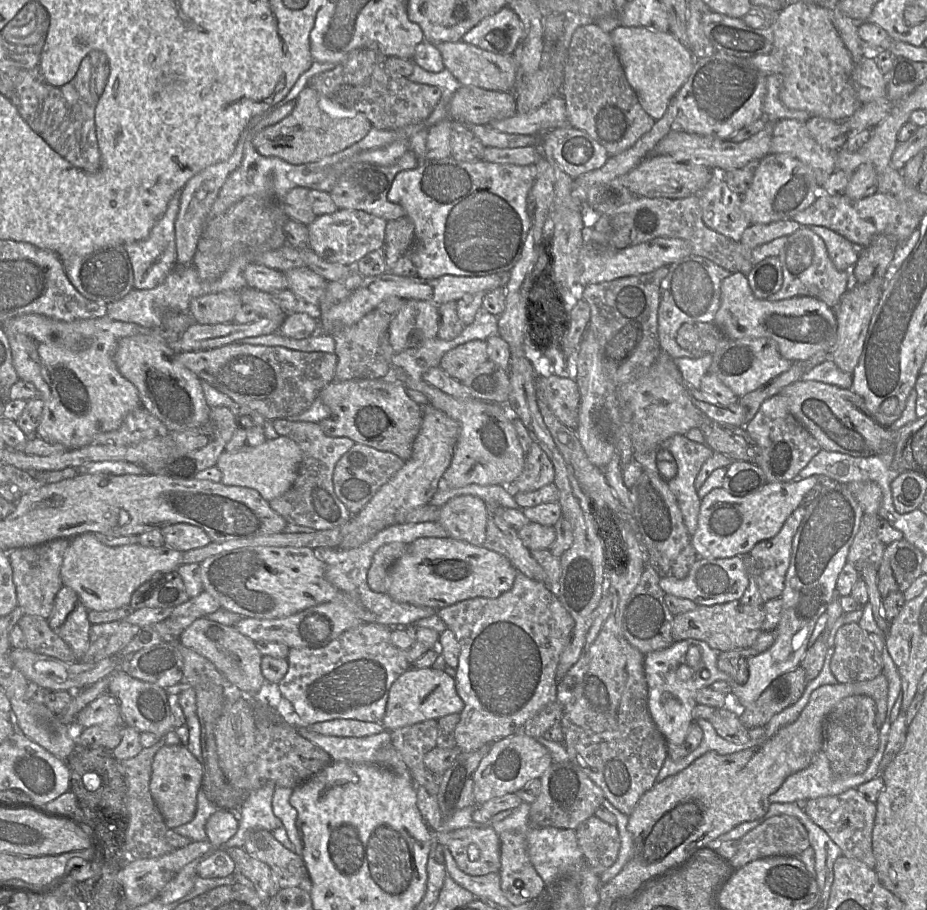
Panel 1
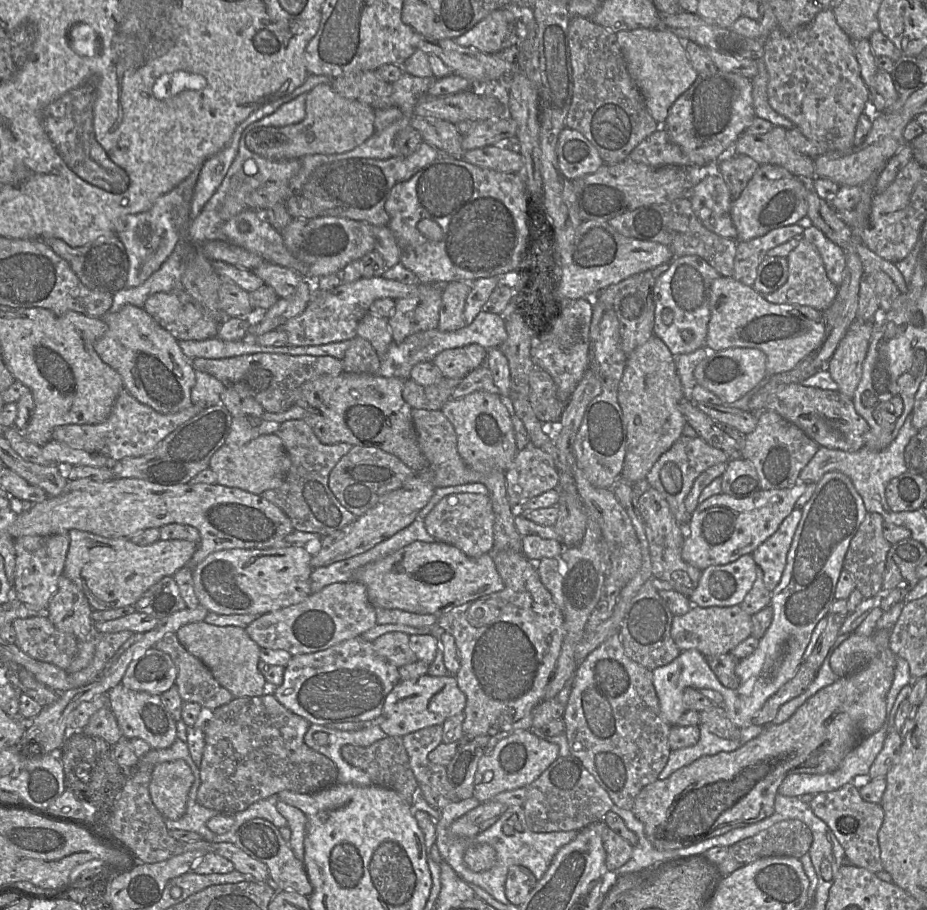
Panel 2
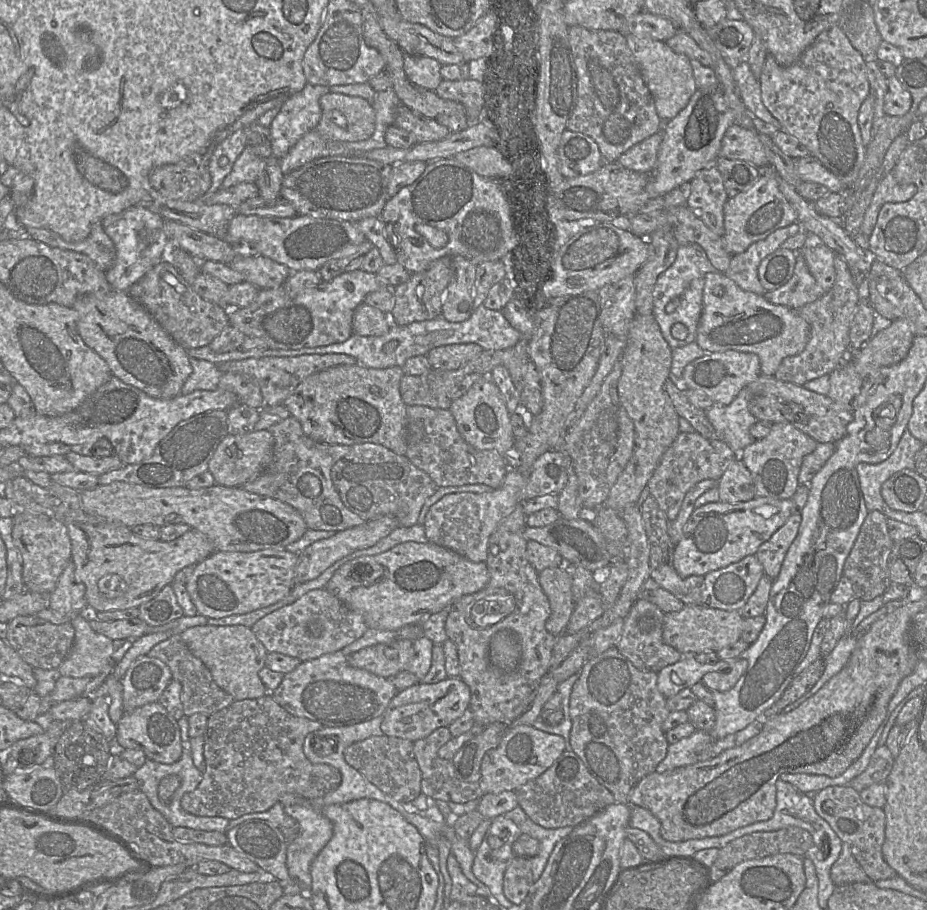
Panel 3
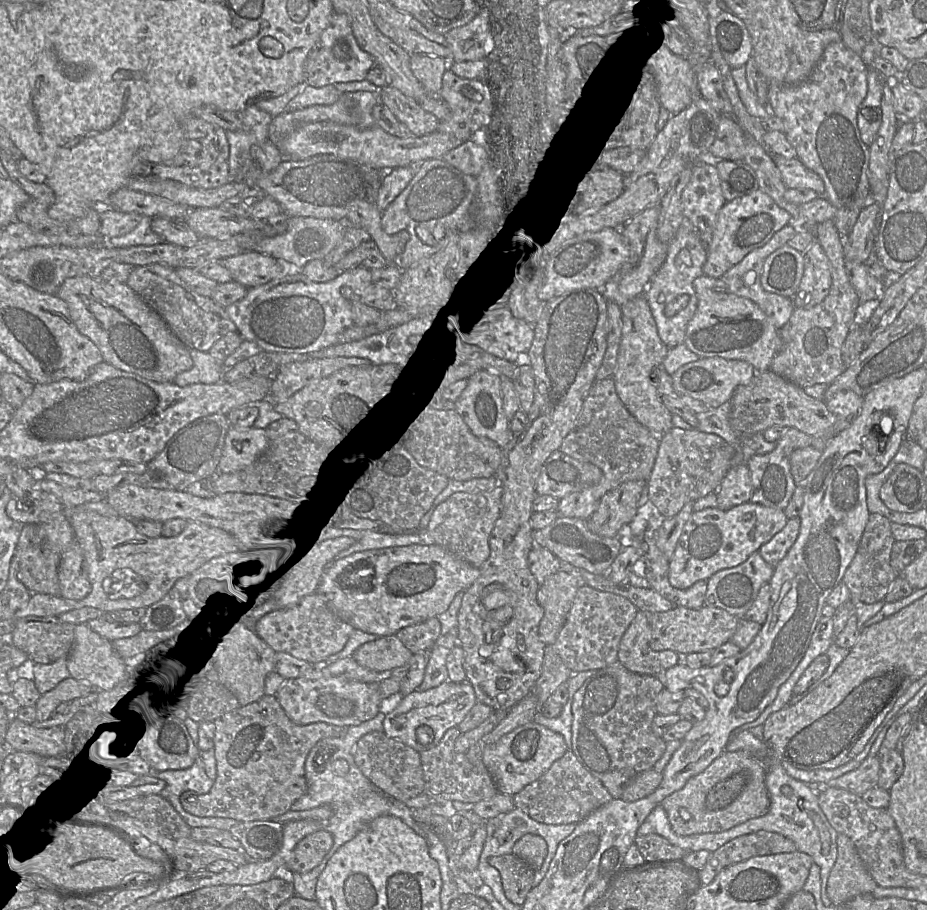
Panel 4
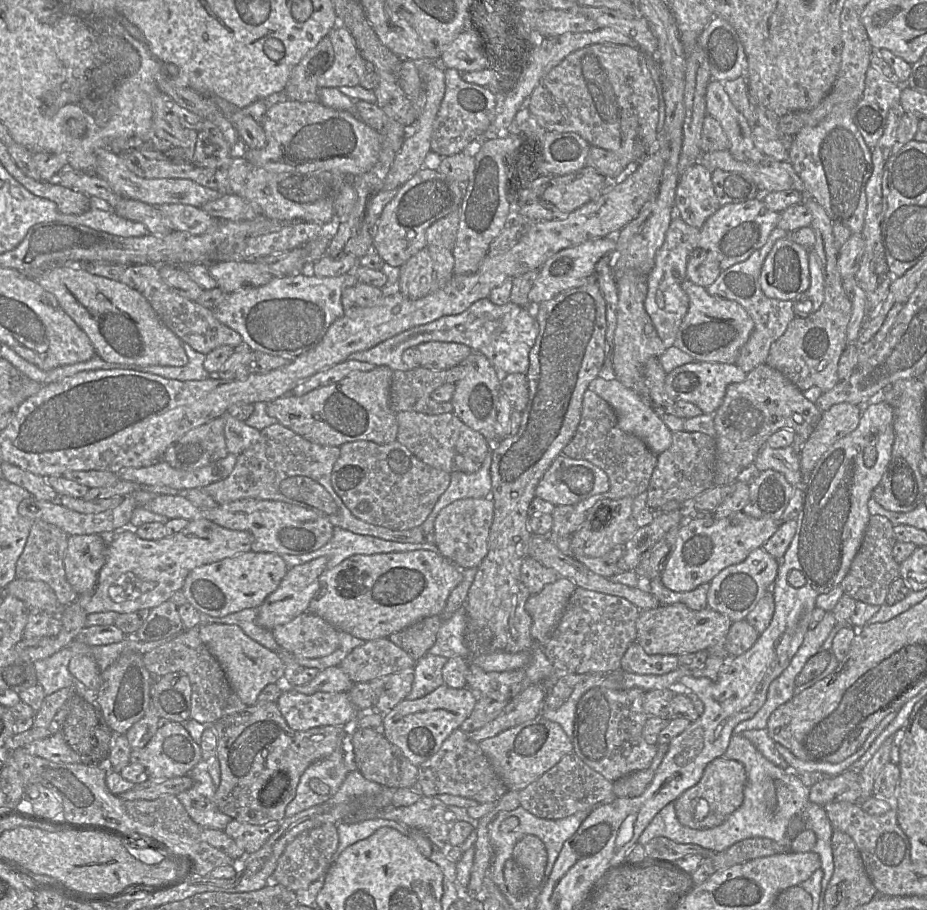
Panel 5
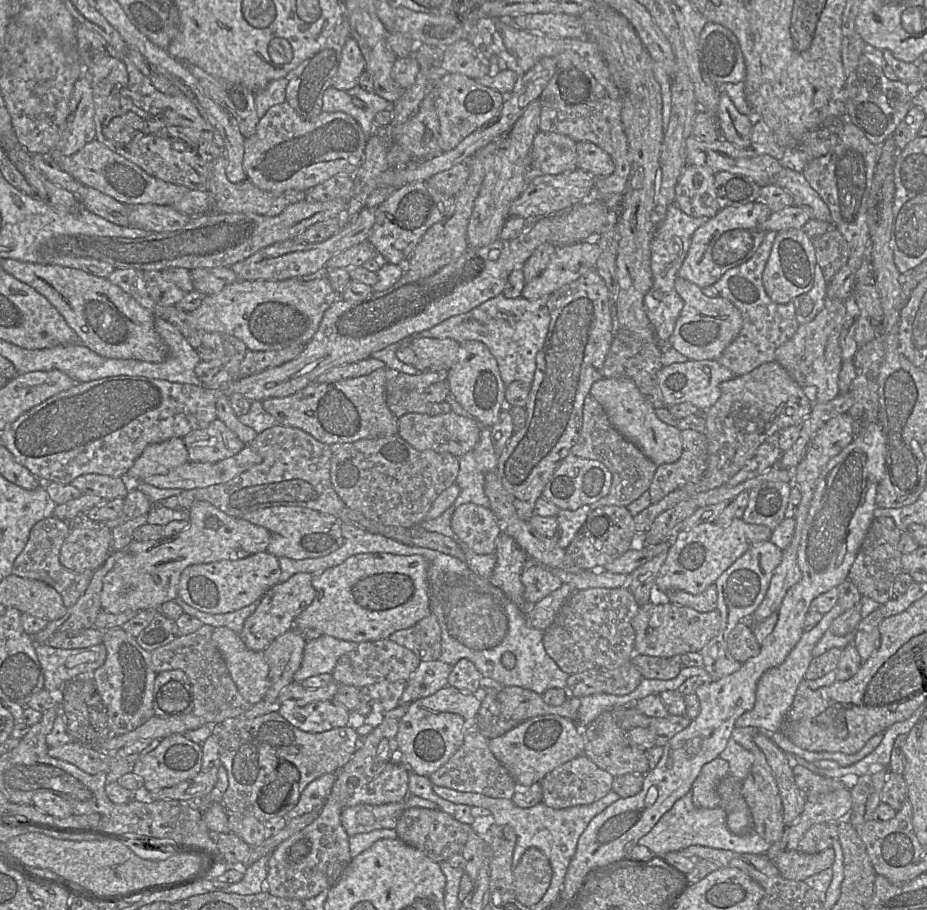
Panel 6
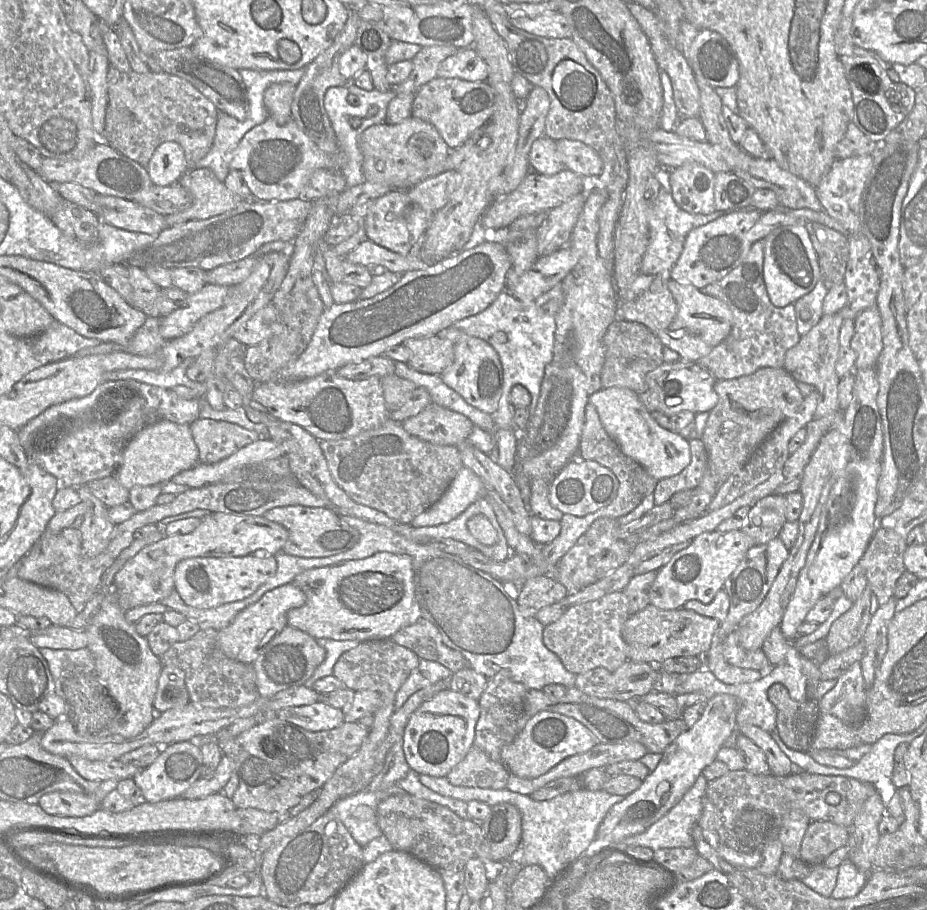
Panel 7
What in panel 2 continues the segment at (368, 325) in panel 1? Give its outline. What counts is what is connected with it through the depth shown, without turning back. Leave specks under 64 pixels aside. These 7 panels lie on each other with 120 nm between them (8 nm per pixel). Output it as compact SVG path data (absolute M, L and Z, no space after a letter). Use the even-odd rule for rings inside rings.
M359 336L350 341L350 346L341 360L342 371L344 373L378 375L380 357L372 345Z

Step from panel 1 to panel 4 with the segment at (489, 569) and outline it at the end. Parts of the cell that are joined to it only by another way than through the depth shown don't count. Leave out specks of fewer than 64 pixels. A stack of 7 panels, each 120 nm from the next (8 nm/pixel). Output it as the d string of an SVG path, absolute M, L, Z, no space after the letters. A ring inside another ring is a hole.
M437 544L377 549L342 559L325 575L318 592L325 595L335 614L354 629L383 637L445 612L455 596L479 577L479 569Z

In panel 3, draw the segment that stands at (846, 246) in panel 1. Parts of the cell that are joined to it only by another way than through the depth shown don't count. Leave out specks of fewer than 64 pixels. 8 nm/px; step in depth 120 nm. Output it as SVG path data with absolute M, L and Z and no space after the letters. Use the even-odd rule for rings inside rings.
M813 233L806 234L805 243L799 253L803 256L820 288L820 295L828 293L835 282L834 259L836 254Z

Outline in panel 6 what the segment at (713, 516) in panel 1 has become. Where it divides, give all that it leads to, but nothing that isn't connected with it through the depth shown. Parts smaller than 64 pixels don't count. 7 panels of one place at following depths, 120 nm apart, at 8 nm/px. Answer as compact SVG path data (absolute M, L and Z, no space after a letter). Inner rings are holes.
M742 518L728 525L703 523L674 535L667 558L655 581L650 603L669 603L669 590L680 590L697 595L715 583L718 577L750 547L770 539L772 530L764 525L749 524Z

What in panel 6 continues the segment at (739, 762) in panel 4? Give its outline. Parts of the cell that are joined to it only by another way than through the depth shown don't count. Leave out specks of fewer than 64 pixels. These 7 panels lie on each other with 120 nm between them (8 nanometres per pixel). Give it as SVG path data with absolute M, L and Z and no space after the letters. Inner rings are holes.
M720 757L705 764L692 785L693 803L698 808L720 807L720 797L716 787L718 782L729 775L729 763Z

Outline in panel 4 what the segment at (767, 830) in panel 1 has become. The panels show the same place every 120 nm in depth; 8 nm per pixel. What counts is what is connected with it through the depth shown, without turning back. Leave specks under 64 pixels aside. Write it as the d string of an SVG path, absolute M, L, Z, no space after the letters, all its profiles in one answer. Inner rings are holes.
M758 831L742 835L725 843L711 853L705 866L699 870L700 881L703 886L706 886L724 868L746 861L751 857L795 851L797 851L795 843L778 833Z

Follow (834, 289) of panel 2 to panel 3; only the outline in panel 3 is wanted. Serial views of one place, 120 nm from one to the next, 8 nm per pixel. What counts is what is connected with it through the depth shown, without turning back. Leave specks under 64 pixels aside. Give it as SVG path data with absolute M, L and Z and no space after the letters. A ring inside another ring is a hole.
M797 253L791 279L778 289L766 292L764 296L772 304L795 310L821 297L820 288L800 253Z

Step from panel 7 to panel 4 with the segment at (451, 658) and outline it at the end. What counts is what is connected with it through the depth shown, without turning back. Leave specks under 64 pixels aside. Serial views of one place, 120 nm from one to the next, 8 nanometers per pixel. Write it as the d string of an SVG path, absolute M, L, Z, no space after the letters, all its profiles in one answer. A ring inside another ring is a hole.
M437 617L400 629L397 638L413 654L429 652L441 636L441 624Z

